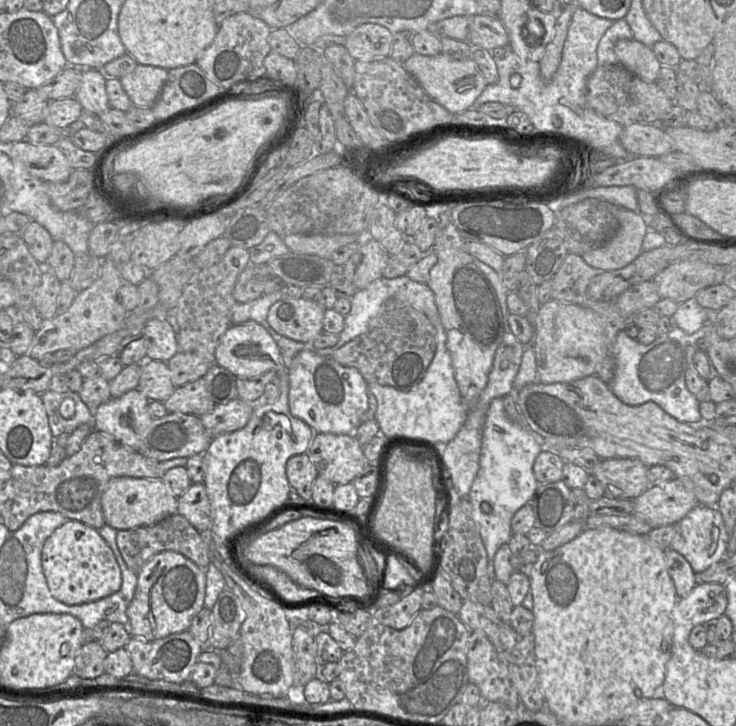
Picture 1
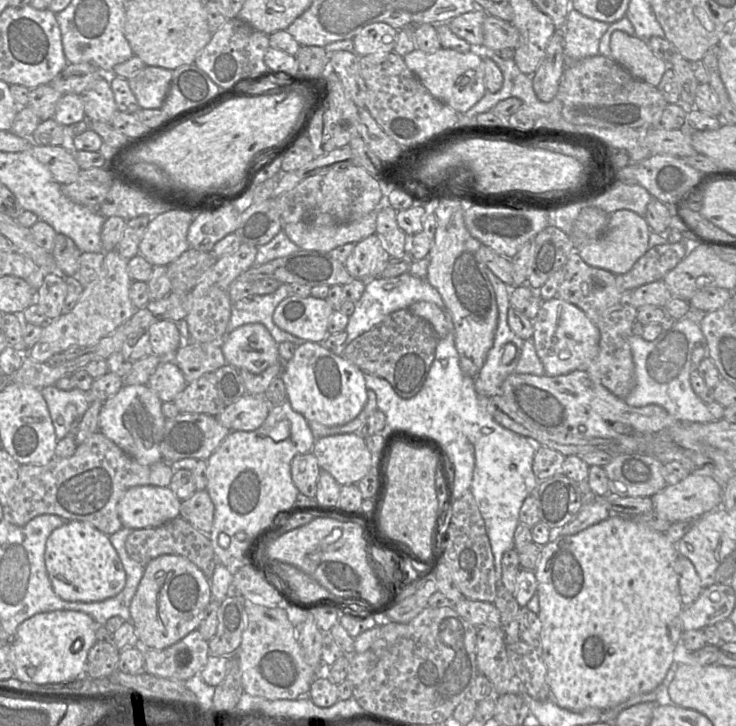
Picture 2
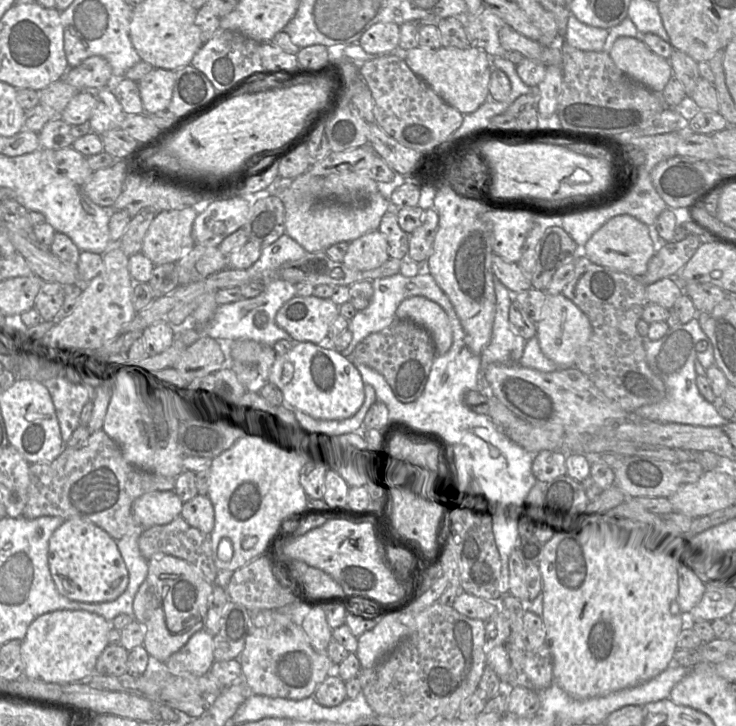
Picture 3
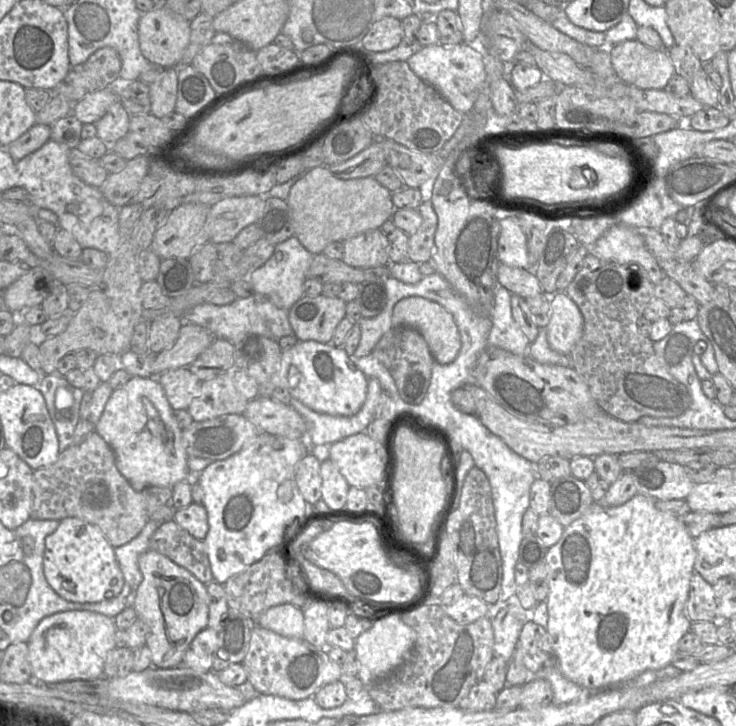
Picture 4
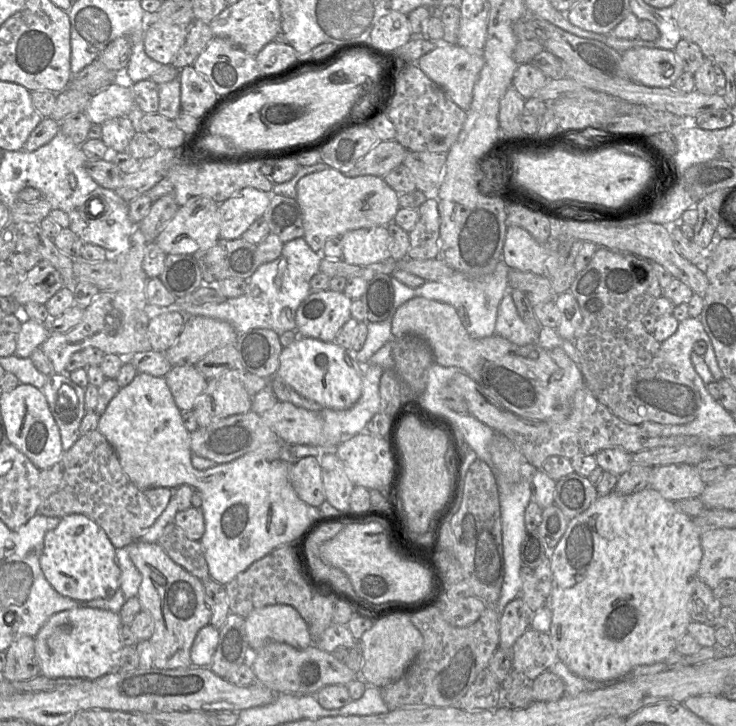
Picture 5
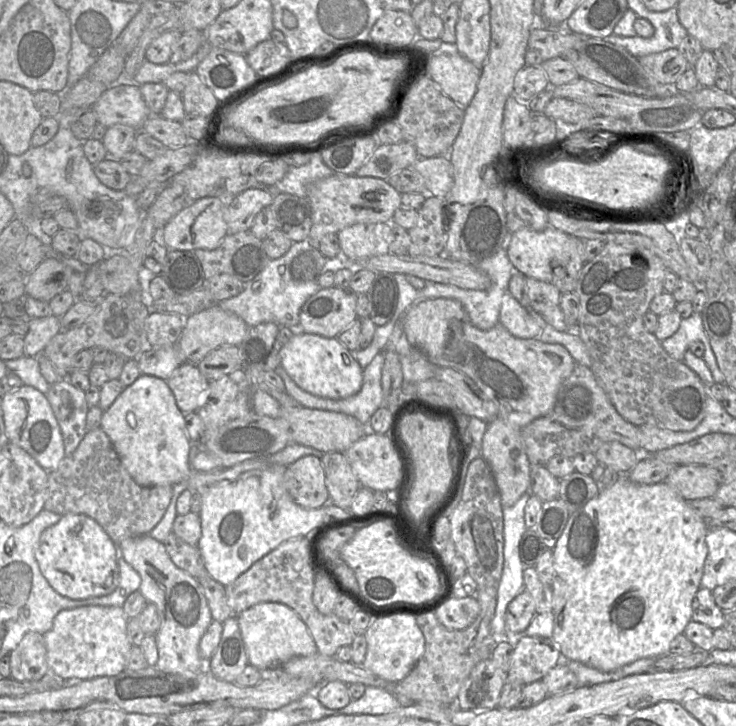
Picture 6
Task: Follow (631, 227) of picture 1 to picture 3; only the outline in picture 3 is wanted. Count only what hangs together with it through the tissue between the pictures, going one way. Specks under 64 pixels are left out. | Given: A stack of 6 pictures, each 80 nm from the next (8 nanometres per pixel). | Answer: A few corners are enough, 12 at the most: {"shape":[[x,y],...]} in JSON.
{"shape":[[627,214],[607,221],[581,249],[592,263],[635,277],[655,244]]}

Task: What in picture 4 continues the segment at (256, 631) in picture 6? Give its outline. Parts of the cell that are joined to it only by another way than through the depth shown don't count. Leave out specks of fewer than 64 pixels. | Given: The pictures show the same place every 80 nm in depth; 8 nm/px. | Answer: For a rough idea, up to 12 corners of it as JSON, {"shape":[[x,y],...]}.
{"shape":[[273,606],[252,621],[285,637],[304,639],[303,611]]}

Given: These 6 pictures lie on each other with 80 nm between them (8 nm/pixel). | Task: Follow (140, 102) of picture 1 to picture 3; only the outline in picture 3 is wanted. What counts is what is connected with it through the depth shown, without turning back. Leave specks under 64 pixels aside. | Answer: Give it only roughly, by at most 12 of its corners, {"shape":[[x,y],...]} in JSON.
{"shape":[[154,68],[138,83],[145,113],[167,110],[175,71]]}

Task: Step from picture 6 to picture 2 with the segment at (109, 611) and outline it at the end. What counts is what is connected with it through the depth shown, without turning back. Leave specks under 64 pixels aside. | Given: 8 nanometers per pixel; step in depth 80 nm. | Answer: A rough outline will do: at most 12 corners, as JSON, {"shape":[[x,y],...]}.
{"shape":[[39,613],[11,639],[13,678],[37,685],[85,672],[99,626]]}

